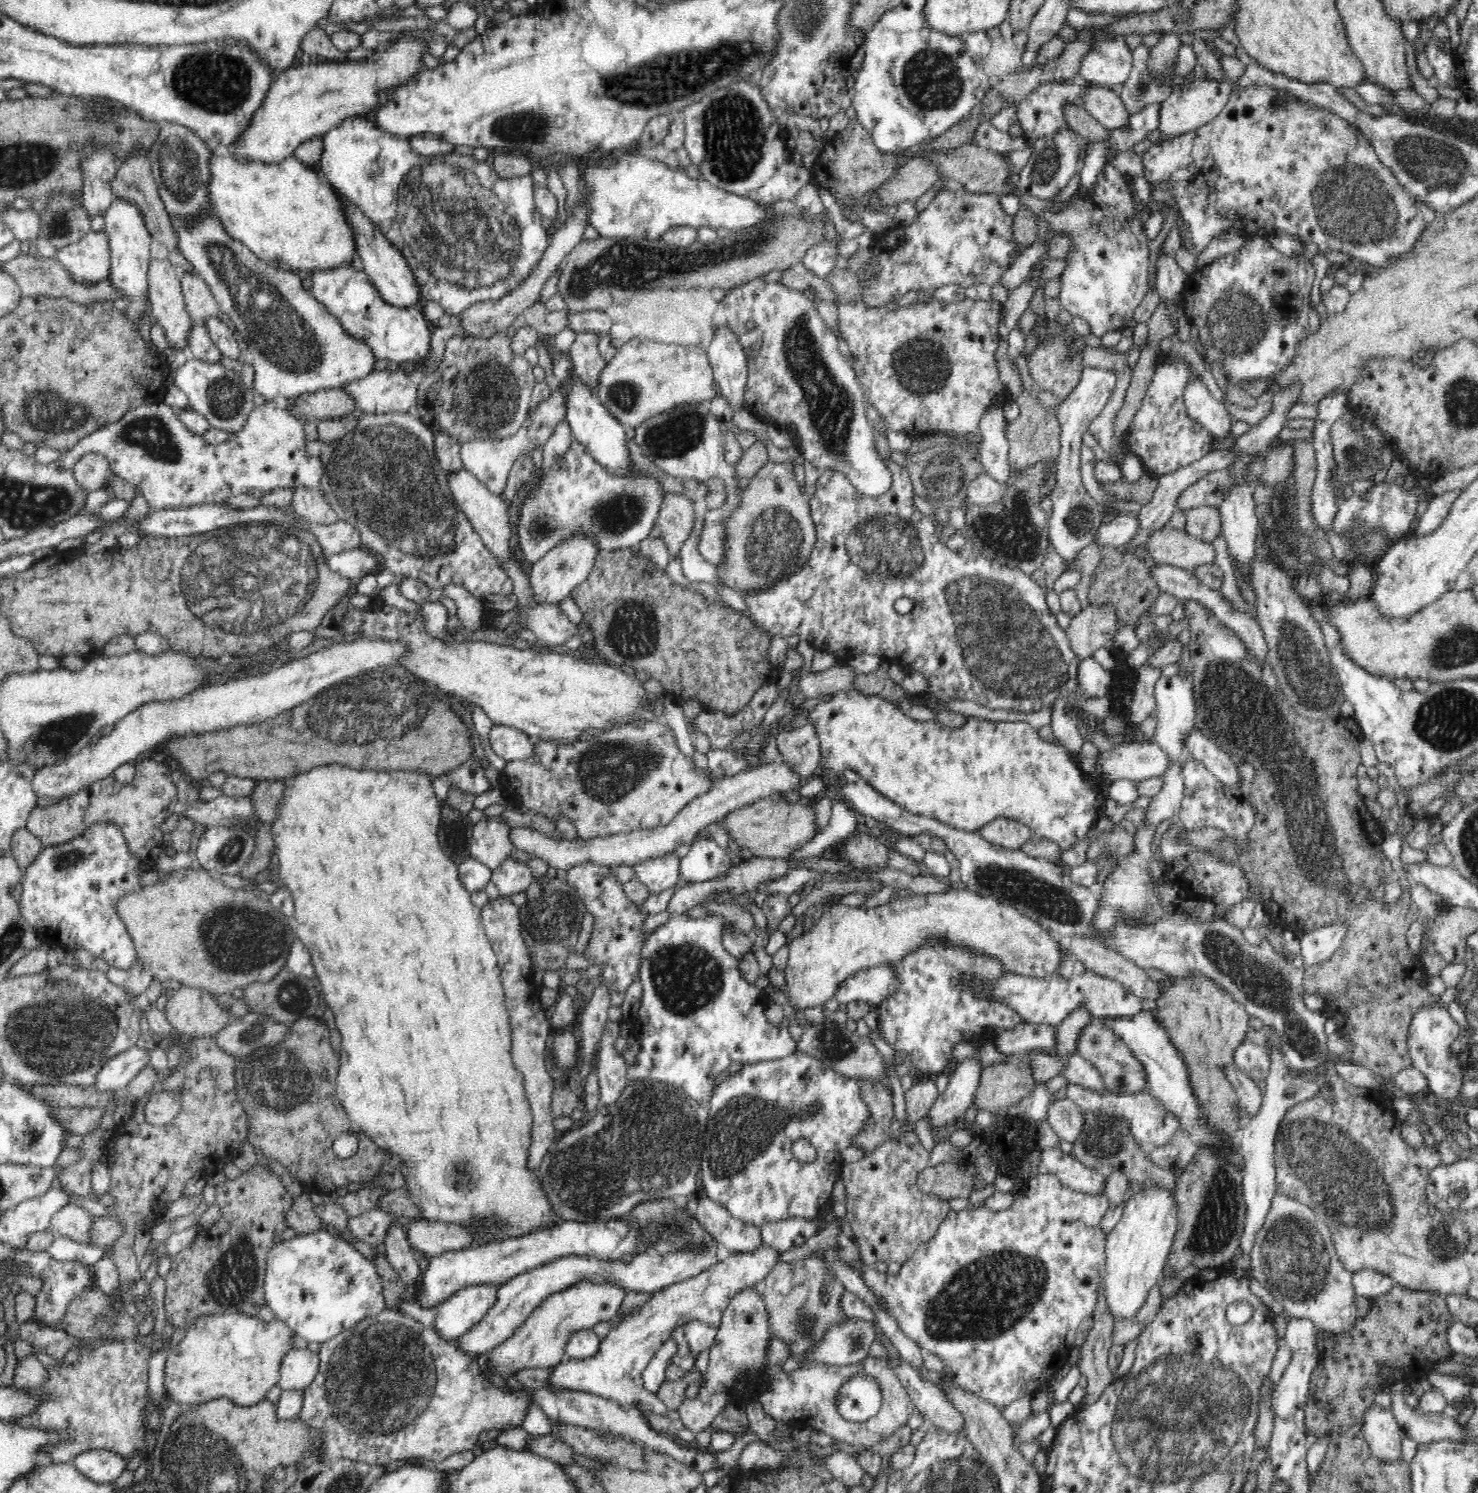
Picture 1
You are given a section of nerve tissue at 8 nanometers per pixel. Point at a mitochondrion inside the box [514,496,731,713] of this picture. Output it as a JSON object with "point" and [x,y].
{"point":[631,635]}

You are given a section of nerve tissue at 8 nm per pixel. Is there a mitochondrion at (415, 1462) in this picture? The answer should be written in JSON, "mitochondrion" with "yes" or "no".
{"mitochondrion":"no"}

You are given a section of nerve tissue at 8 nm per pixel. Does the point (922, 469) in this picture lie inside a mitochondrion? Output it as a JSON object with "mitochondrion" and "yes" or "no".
{"mitochondrion":"yes"}

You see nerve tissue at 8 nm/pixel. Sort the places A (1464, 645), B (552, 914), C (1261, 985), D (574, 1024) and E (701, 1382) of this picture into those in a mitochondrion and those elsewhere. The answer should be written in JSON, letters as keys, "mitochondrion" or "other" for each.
{"A":"mitochondrion","B":"mitochondrion","C":"mitochondrion","D":"other","E":"other"}

